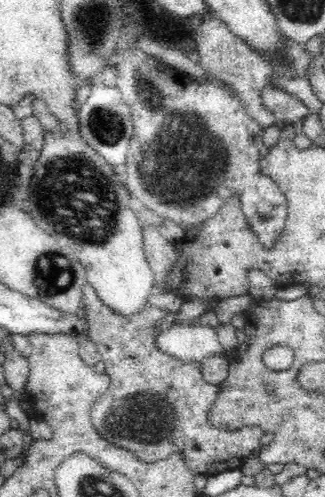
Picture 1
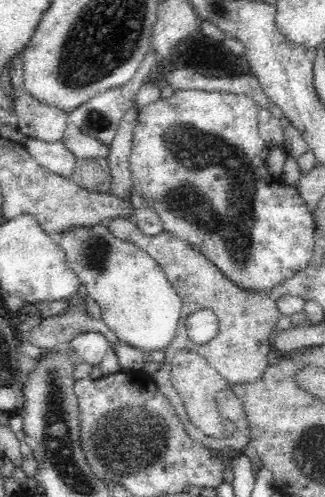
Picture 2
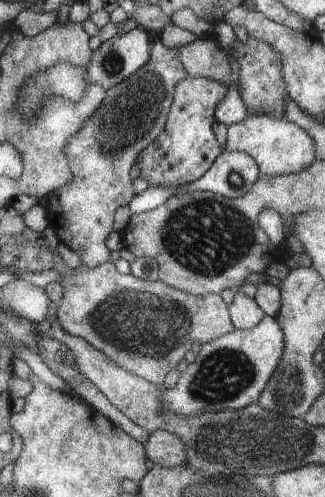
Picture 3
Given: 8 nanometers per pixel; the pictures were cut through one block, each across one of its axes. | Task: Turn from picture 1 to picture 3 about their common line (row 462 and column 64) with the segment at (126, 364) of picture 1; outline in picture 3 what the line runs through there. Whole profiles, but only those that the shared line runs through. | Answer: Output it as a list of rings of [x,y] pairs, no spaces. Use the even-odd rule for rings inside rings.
[[[155,42],[155,46],[151,44],[151,56],[147,64],[115,88],[105,90],[107,98],[103,100],[101,108],[65,146],[73,182],[51,192],[45,208],[49,214],[49,226],[57,234],[59,244],[65,244],[69,250],[77,252],[83,266],[97,268],[109,262],[105,238],[113,232],[113,214],[117,208],[127,206],[133,198],[129,168],[133,162],[137,162],[135,158],[139,158],[149,142],[155,142],[165,130],[175,88],[185,78],[187,70],[177,52],[163,48],[161,42]]]

